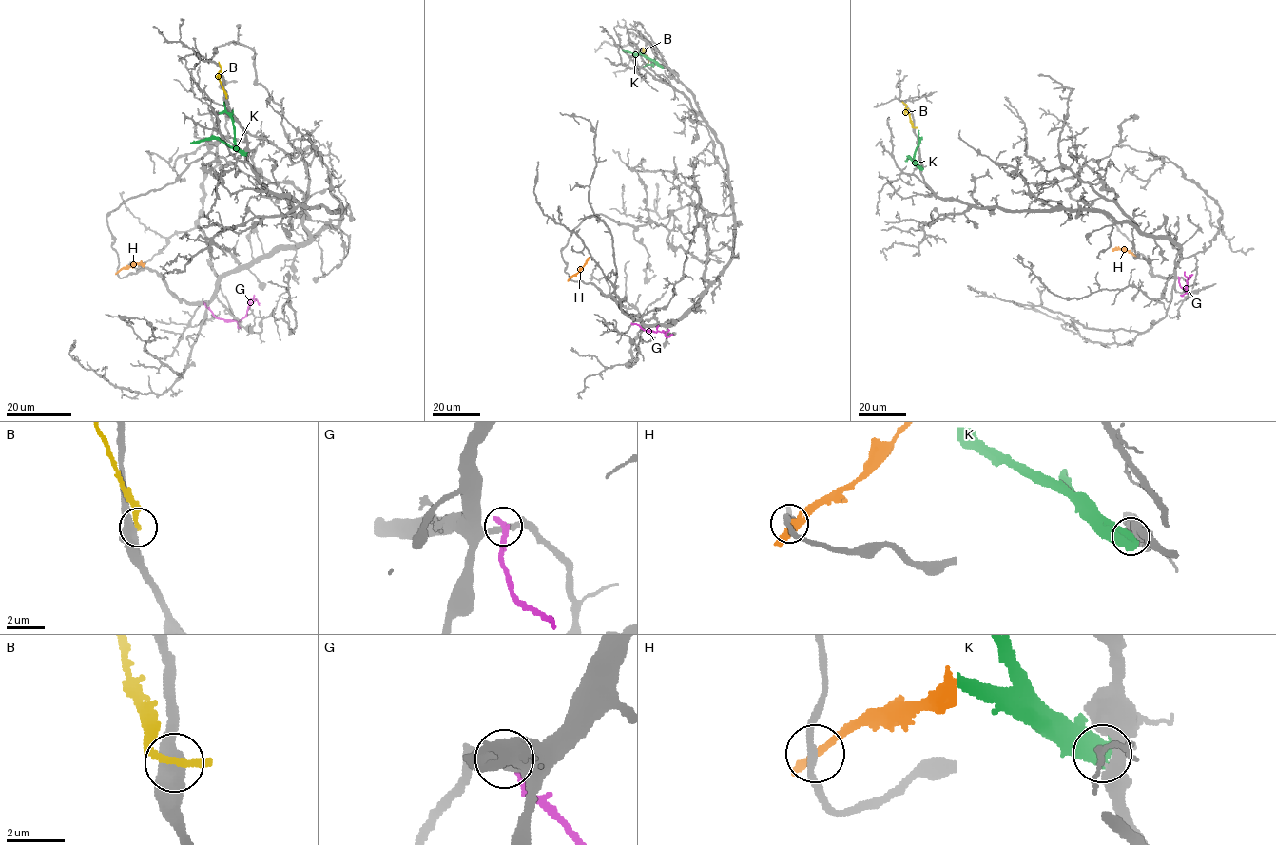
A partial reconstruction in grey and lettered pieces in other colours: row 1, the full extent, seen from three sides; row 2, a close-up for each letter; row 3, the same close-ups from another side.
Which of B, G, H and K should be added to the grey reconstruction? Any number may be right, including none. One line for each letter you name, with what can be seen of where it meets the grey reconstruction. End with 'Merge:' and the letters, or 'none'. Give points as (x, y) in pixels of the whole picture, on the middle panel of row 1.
Merge: none

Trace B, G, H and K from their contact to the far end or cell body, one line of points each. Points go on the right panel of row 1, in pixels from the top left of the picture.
B: (914, 127), (902, 101)
G: (1179, 278), (1179, 285), (1187, 291), (1187, 279), (1191, 275), (1188, 279)
H: (1133, 255), (1111, 248)
K: (921, 169), (909, 157), (904, 161)

